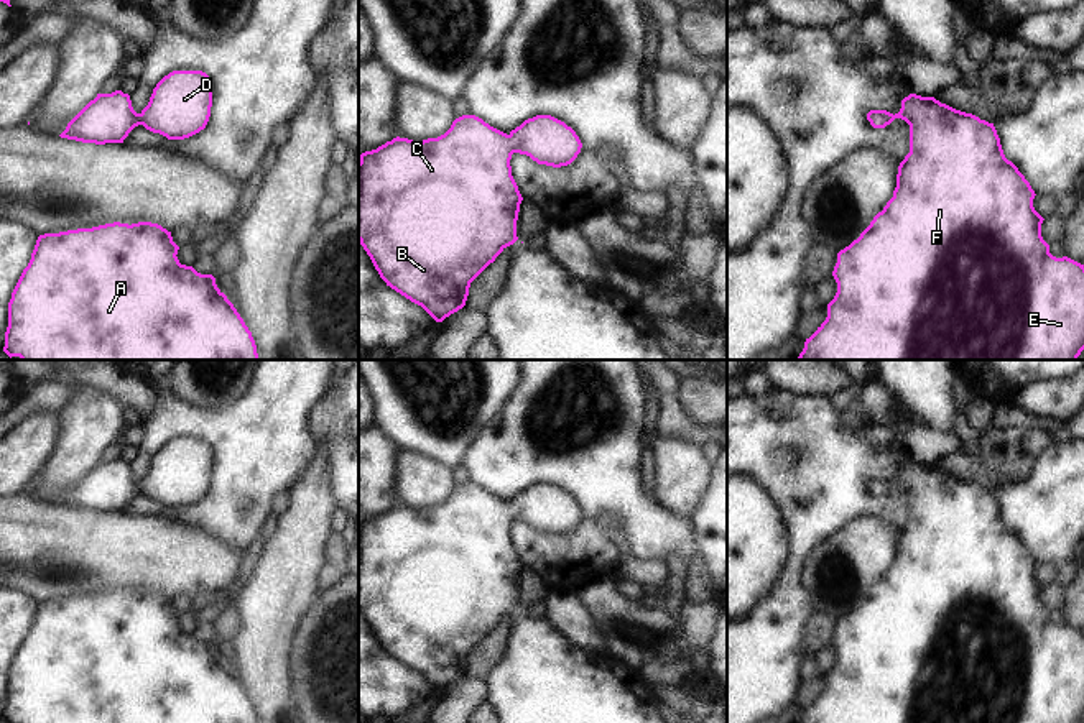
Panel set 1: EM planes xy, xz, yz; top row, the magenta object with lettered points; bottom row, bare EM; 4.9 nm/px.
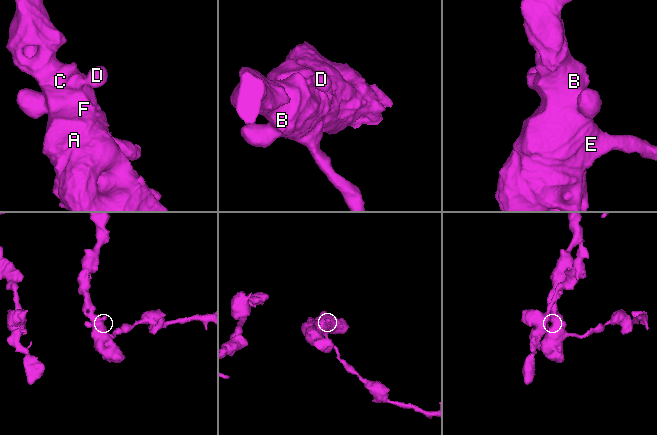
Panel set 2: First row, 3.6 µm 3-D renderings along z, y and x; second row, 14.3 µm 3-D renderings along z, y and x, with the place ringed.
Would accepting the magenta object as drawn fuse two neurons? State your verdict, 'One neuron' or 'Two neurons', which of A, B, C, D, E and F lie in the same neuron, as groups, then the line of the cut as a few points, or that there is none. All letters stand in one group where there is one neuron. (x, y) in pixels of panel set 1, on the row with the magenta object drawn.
One neuron. Groups: A B C D E F. No split.

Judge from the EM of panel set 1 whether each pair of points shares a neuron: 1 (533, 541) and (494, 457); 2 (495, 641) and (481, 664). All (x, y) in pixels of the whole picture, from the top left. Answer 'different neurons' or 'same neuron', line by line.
1: same neuron
2: same neuron

